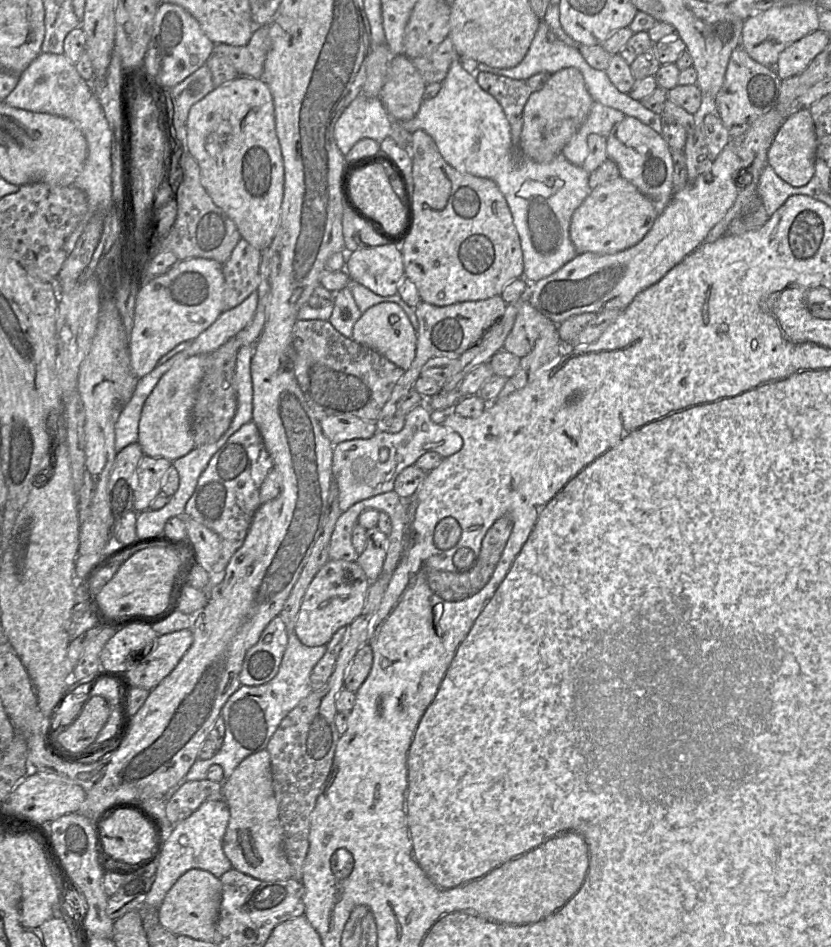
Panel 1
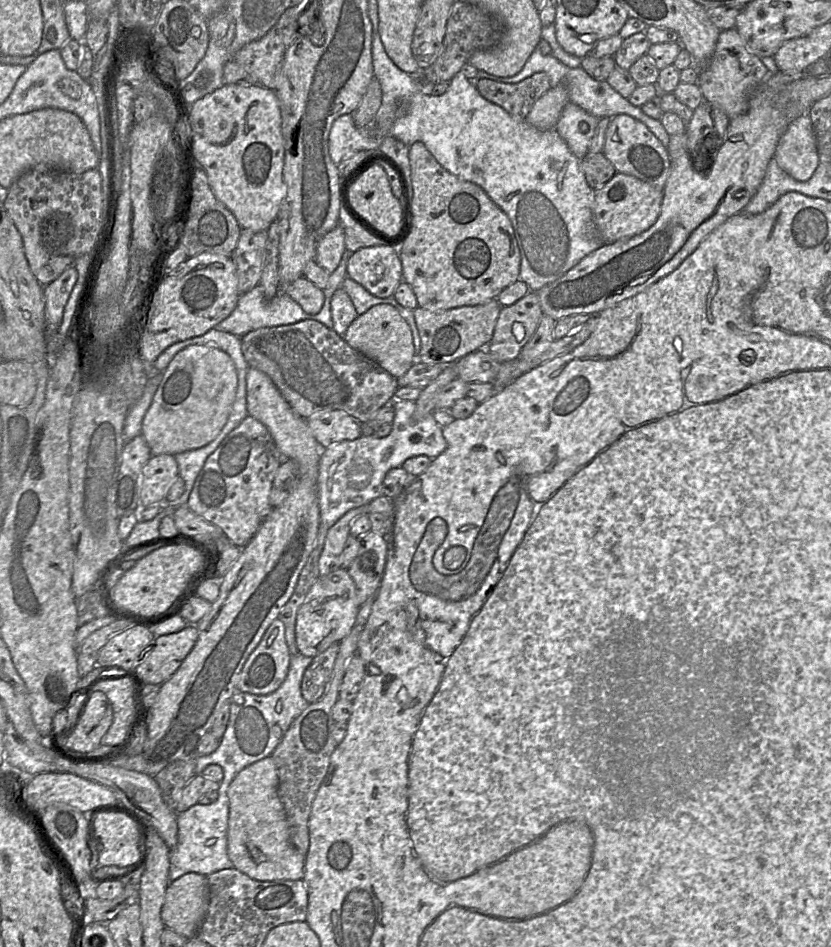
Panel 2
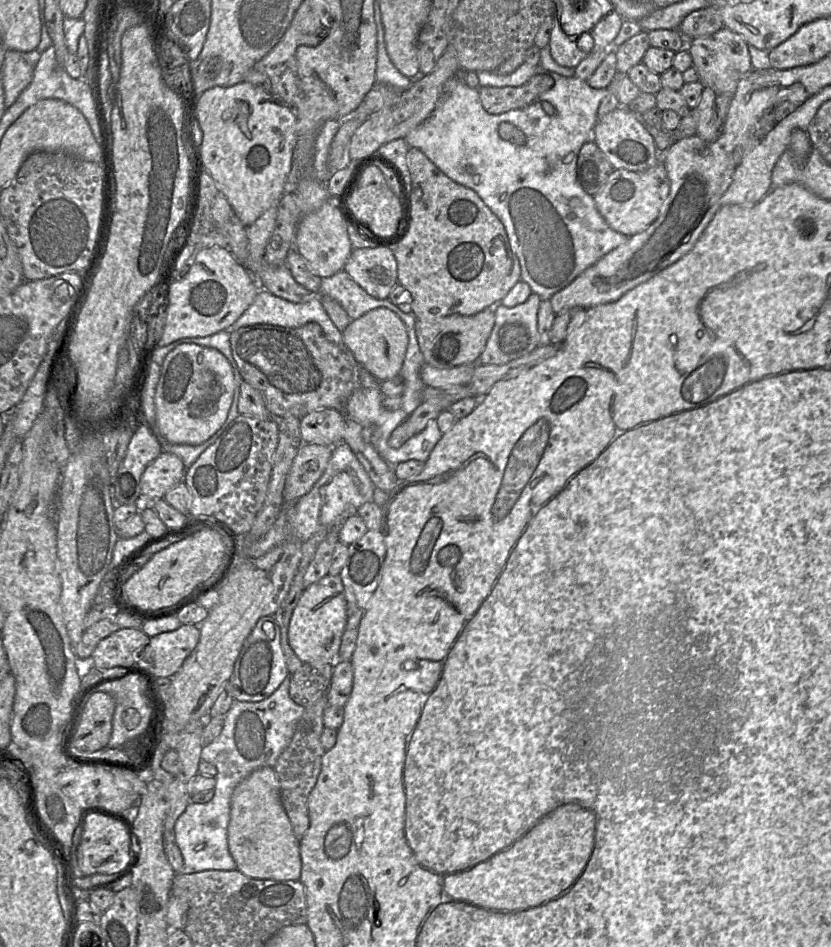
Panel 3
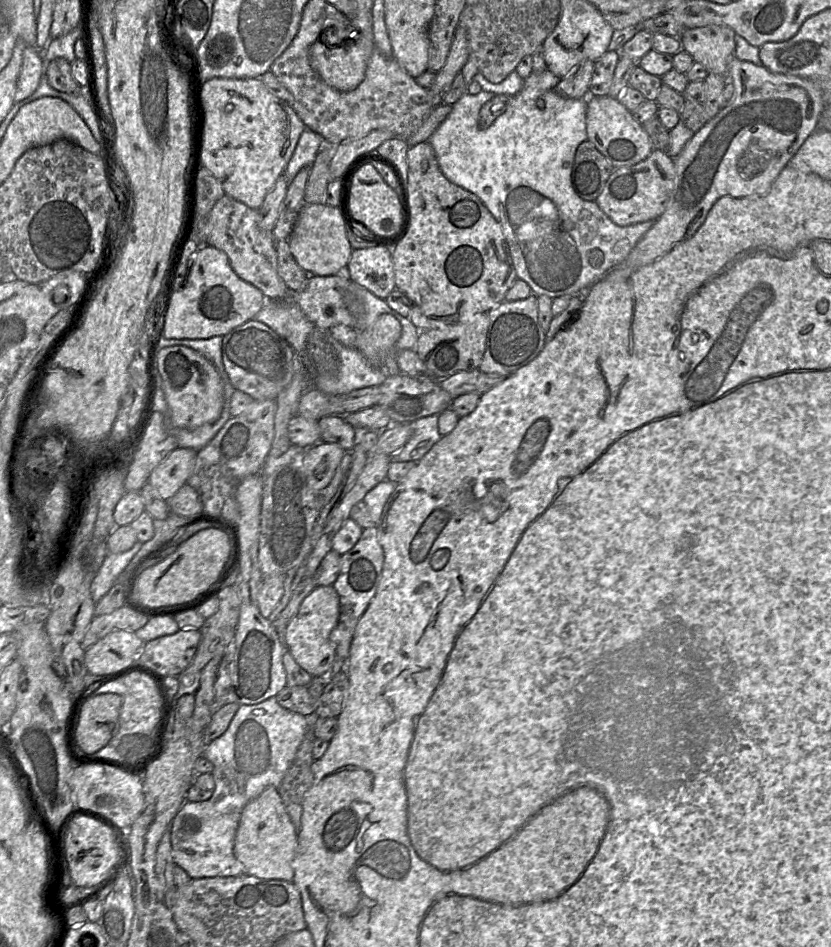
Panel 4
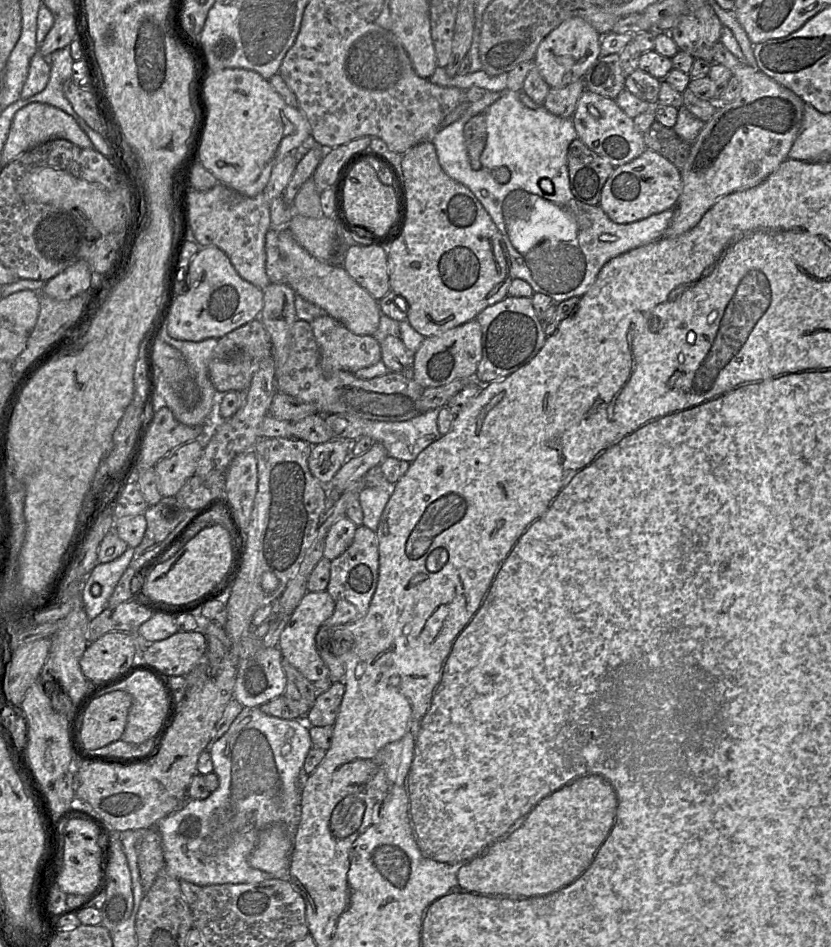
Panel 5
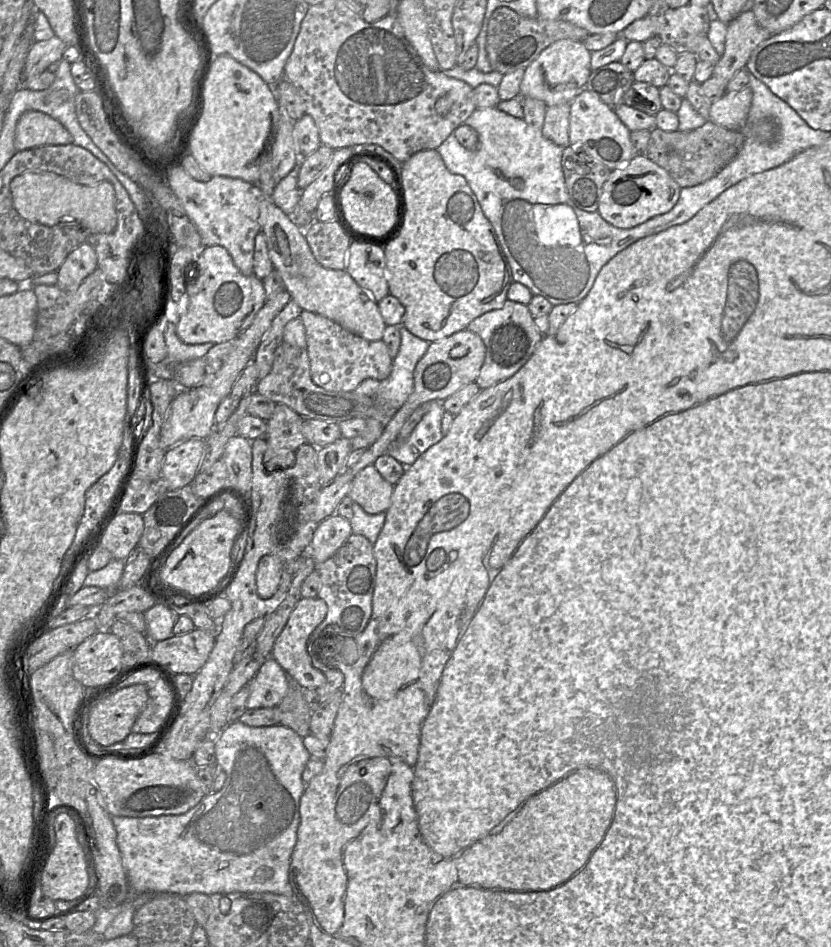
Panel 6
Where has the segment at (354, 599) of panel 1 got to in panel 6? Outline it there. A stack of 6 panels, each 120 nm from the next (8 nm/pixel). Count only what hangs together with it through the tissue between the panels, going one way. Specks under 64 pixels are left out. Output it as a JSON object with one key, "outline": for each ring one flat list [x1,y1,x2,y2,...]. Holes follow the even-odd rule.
{"outline":[[302,597,291,612,286,625,276,639,271,657,274,658,291,680,303,688,317,689,326,683,326,677,312,665,312,658,307,650,307,639,313,630,324,620,327,604,321,598]]}

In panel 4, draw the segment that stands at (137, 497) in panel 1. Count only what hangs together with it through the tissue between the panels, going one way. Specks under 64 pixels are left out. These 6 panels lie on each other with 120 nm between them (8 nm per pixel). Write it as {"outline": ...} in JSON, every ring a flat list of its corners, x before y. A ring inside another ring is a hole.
{"outline":[[177,447,152,471,148,482,164,500,169,500,187,483,195,465,197,452,191,448]]}

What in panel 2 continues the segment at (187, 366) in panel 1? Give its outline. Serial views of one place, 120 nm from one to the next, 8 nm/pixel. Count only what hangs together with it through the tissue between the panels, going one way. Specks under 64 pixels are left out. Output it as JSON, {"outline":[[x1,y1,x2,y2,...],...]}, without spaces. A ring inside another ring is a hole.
{"outline":[[206,345,180,350,165,369,143,419,142,435,152,455,174,455,210,443,228,420,237,386,236,367,226,352]]}

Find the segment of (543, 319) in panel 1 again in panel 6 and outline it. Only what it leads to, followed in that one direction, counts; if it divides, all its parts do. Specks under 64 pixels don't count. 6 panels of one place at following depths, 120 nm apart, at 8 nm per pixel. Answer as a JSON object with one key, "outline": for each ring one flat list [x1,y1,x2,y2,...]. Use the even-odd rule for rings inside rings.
{"outline":[[509,299,501,309,486,312,474,319,467,329,479,335,486,347,485,360,475,381,480,389,489,388,513,376,529,360,543,338,528,306]]}

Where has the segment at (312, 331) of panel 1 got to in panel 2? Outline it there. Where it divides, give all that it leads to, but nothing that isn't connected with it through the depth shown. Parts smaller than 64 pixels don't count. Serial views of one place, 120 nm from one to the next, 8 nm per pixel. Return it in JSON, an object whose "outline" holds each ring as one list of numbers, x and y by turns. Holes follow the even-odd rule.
{"outline":[[307,319,250,331,241,337,241,349,249,367,268,375,293,411,306,420,319,413,341,410,360,423,367,423,381,407,393,399,399,388,397,378,376,361,352,348,333,329,316,320]]}

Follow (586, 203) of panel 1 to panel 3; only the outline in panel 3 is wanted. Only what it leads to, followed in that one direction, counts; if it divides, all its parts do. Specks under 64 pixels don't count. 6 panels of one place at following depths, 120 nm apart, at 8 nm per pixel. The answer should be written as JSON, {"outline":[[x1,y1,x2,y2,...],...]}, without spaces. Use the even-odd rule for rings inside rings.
{"outline":[[663,154,659,155,659,162,645,171,614,169,602,188,593,195,598,211,613,230,630,237,645,230,658,217,670,189]]}

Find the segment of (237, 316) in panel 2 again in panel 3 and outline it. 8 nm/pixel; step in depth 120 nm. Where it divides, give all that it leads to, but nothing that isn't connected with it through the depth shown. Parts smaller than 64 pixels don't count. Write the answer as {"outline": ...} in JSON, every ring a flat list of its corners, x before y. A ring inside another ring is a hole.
{"outline":[[260,289,253,303,245,310,245,312,233,323,226,331,229,333,235,330,251,325,276,325,285,328,297,328,309,322,319,324,328,340,331,342,344,345,343,332,340,332,333,324,328,314,326,313,319,296,314,296,312,299,302,303,292,303,280,297,277,297,265,289]]}

